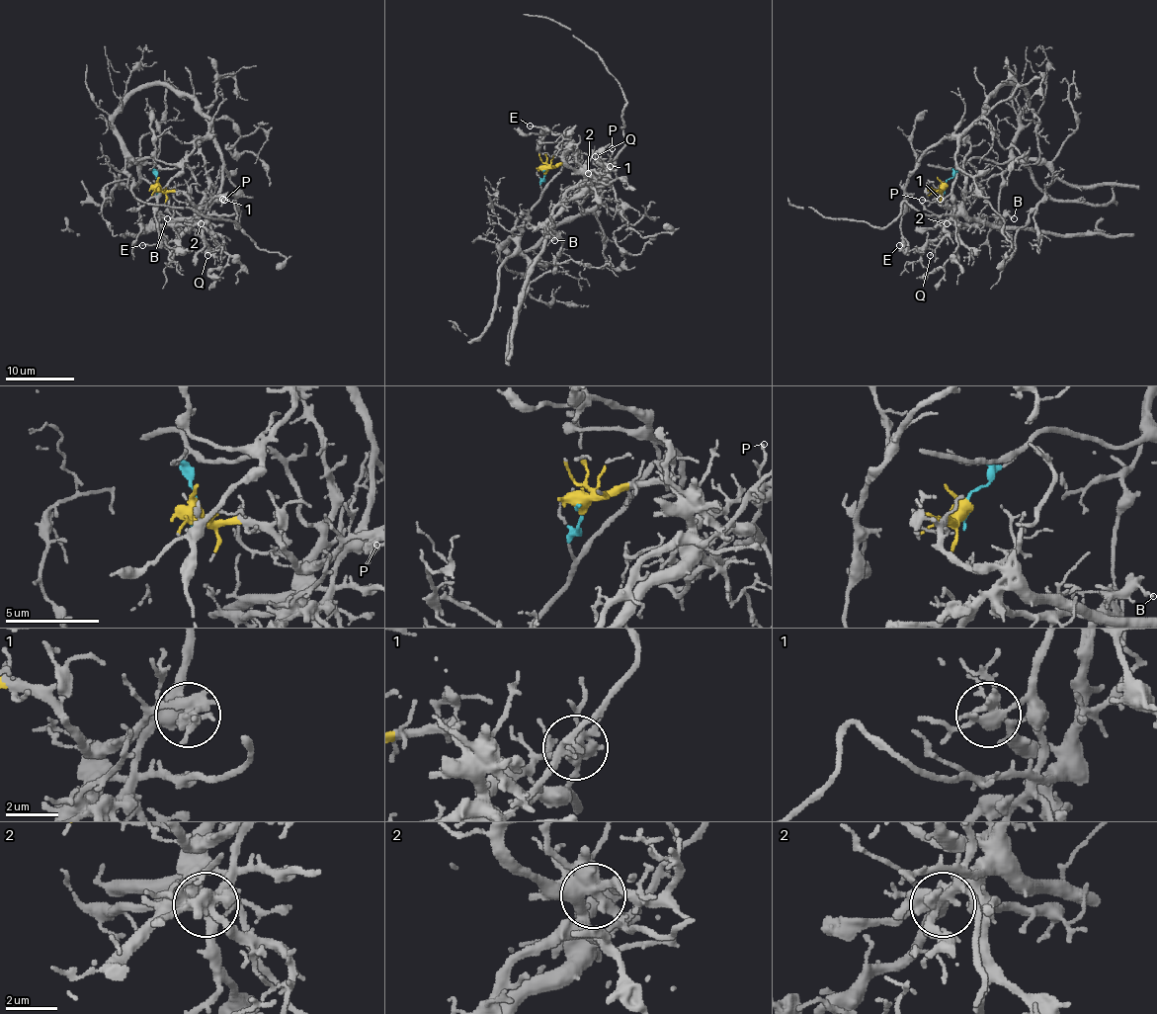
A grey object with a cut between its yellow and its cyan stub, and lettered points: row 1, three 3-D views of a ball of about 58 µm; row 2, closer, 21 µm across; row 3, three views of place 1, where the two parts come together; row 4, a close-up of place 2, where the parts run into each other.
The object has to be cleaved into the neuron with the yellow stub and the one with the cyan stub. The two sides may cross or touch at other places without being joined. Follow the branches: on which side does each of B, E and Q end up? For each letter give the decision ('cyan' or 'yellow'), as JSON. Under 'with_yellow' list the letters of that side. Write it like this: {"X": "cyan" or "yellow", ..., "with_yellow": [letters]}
{"B": "yellow", "E": "cyan", "Q": "yellow", "with_yellow": ["B", "Q"]}

